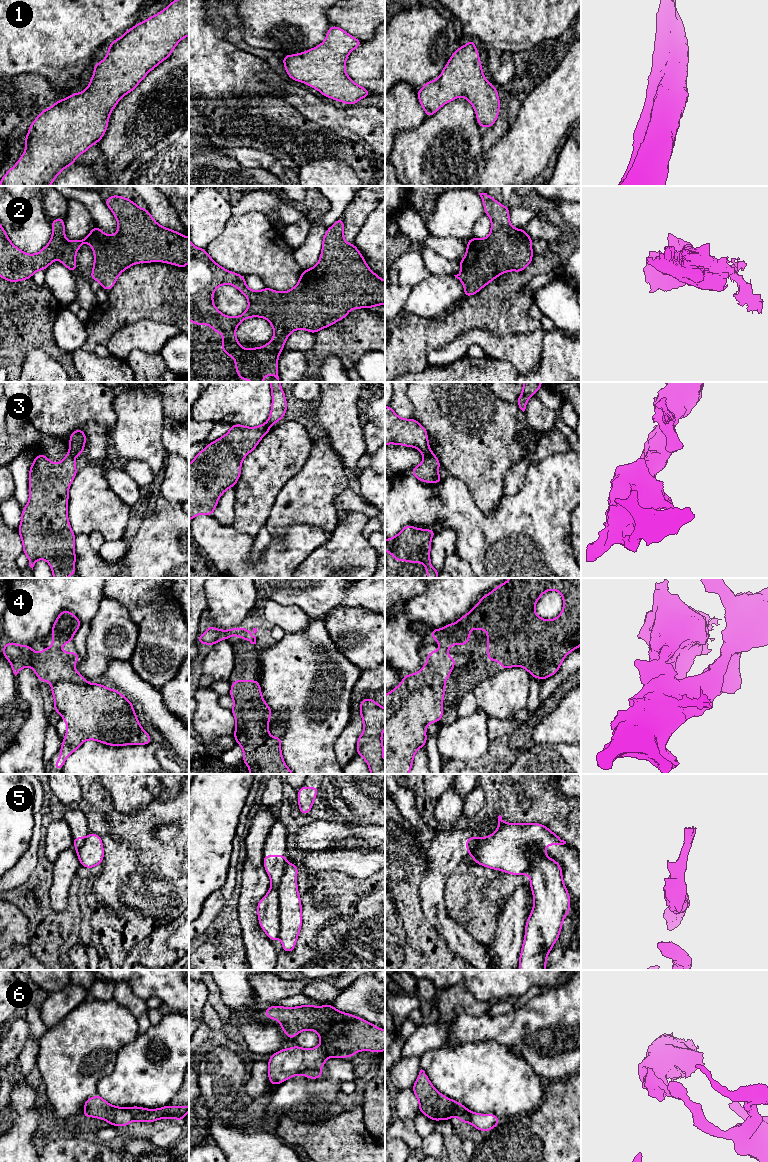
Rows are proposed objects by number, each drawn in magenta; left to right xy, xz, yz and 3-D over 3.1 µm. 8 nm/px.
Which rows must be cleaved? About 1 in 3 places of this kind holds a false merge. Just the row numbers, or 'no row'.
3, 5, 6

